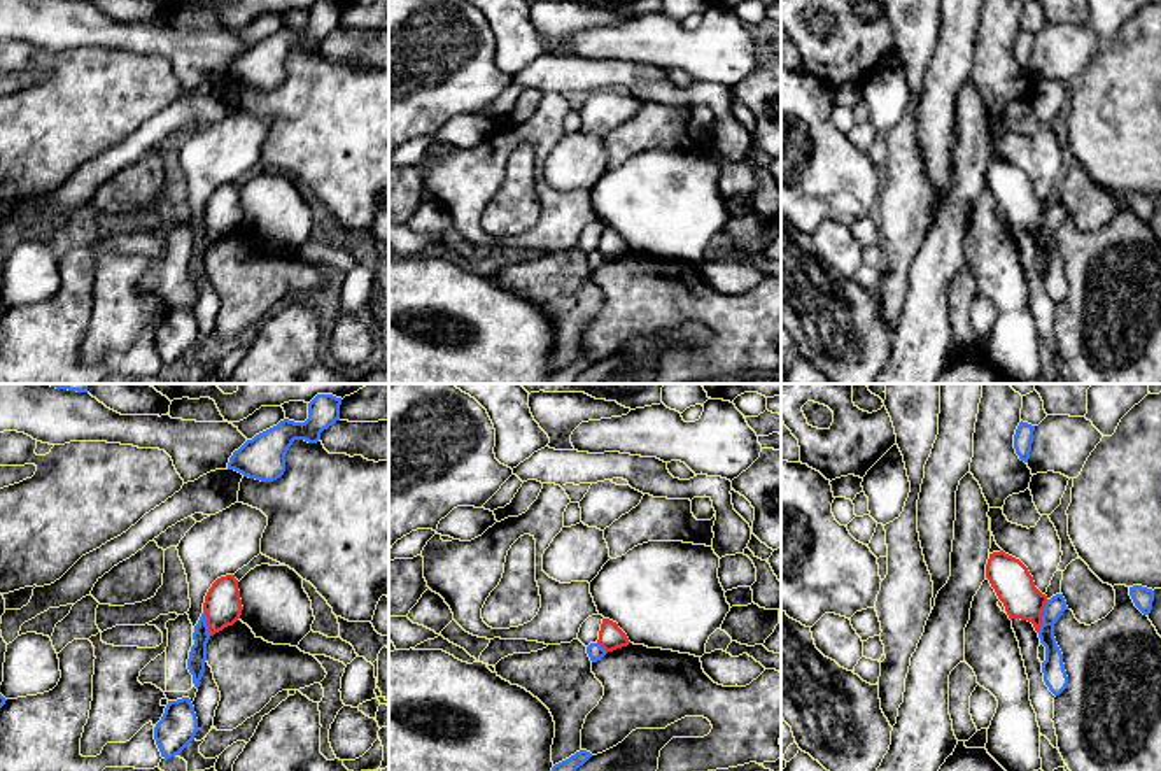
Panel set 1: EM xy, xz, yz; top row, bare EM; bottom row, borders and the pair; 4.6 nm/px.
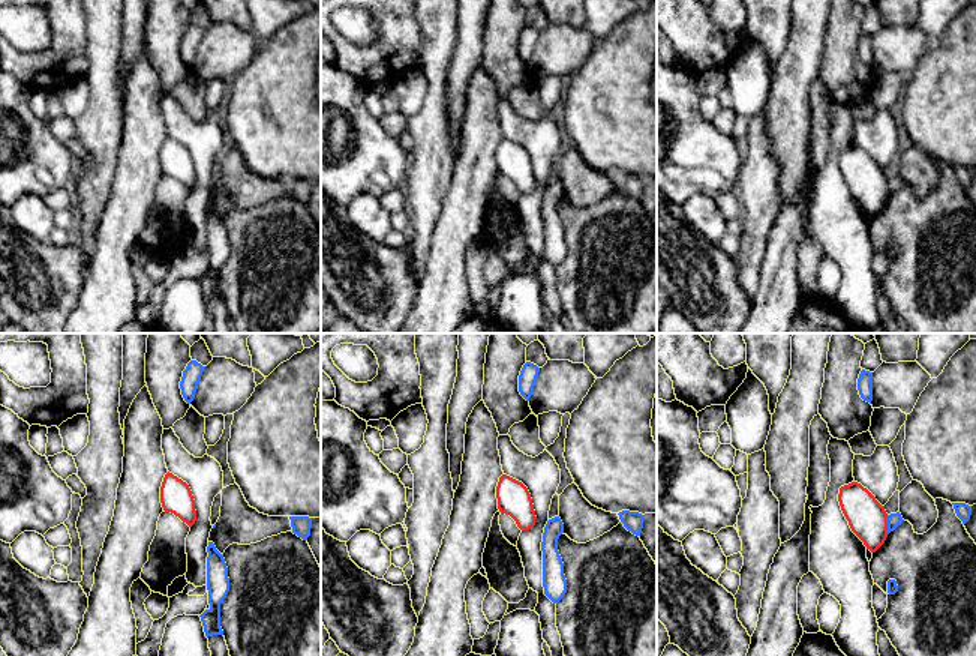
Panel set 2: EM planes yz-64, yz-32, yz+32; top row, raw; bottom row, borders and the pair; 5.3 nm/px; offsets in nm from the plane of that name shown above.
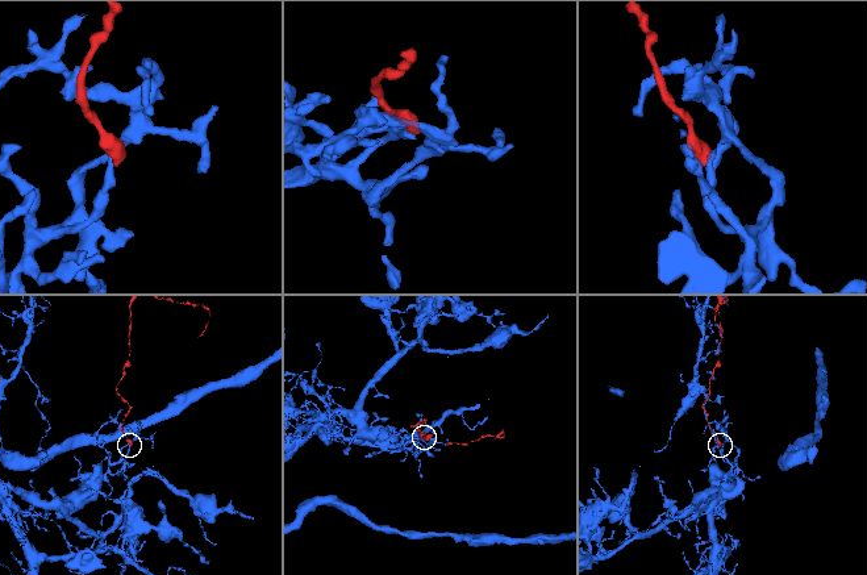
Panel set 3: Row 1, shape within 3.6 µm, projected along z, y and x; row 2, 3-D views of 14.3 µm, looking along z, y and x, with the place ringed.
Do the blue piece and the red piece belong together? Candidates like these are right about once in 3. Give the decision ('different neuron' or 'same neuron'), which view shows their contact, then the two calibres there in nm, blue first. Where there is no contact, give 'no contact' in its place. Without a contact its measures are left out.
different neuron | yz | 110/180 nm

